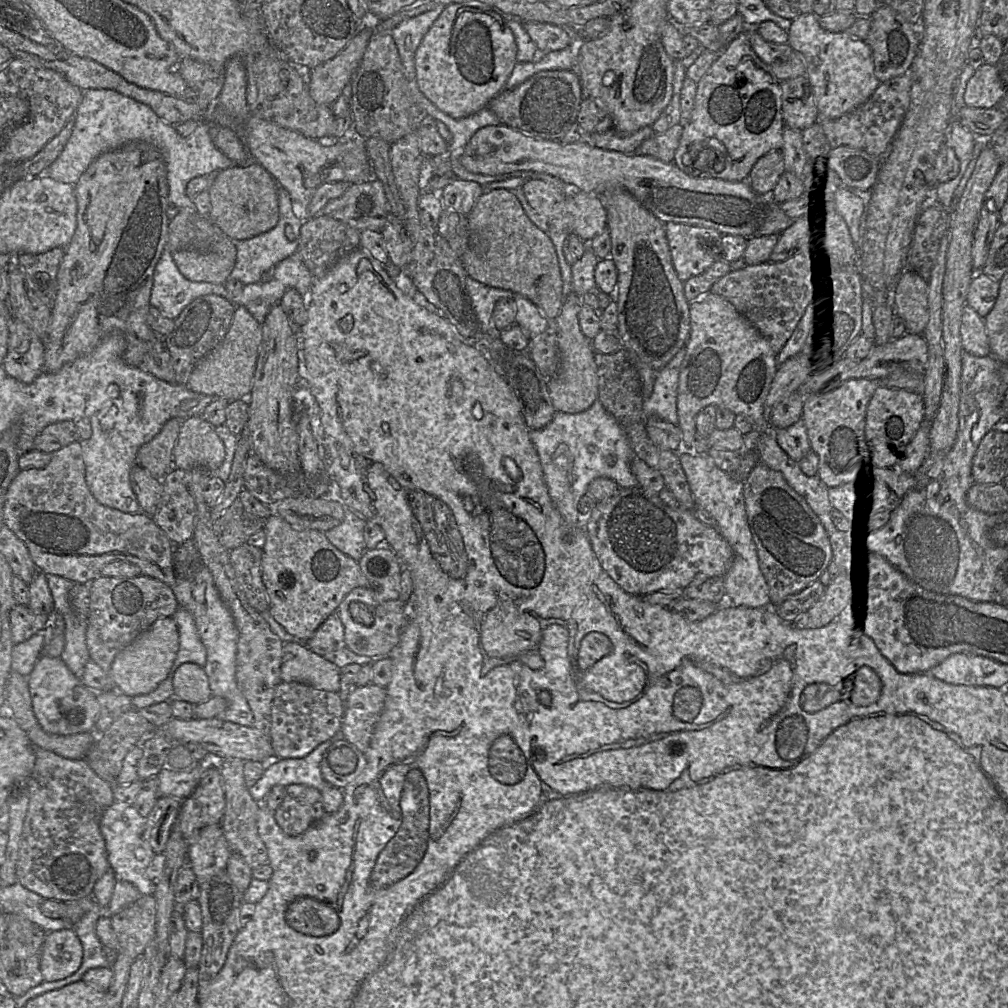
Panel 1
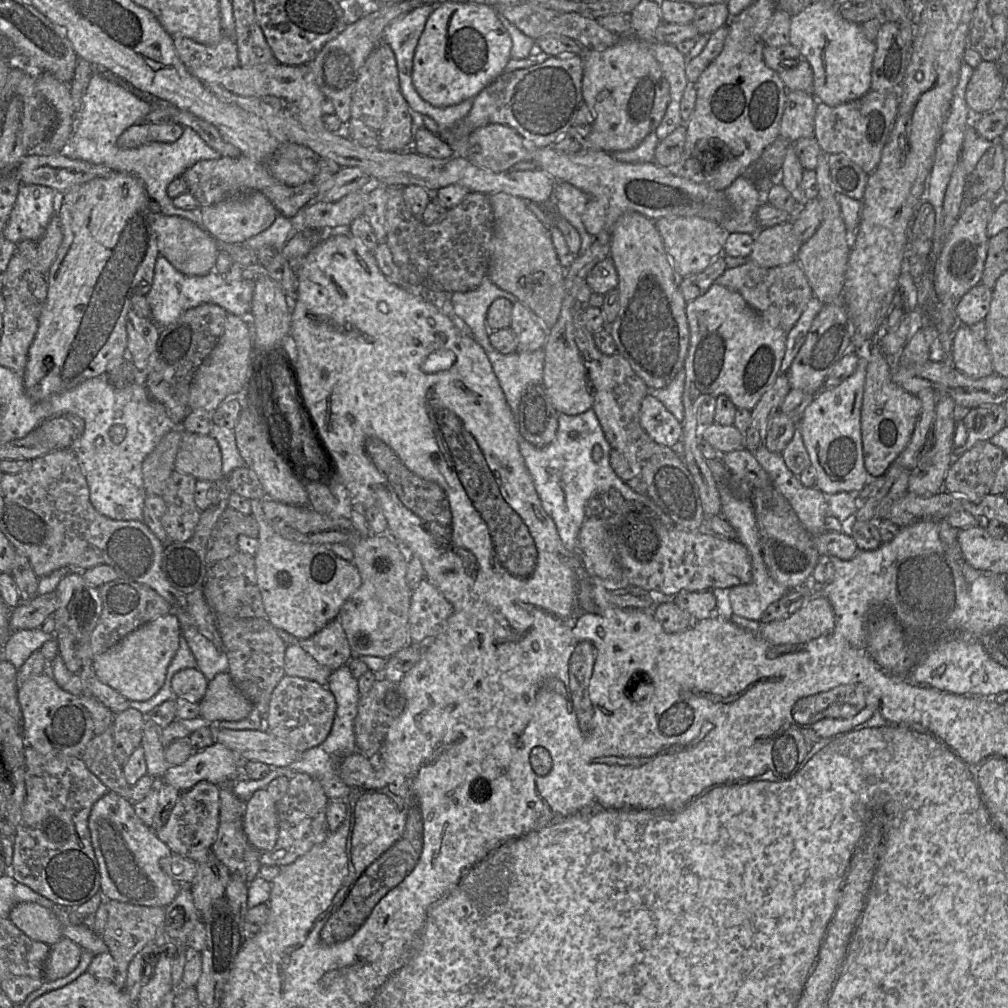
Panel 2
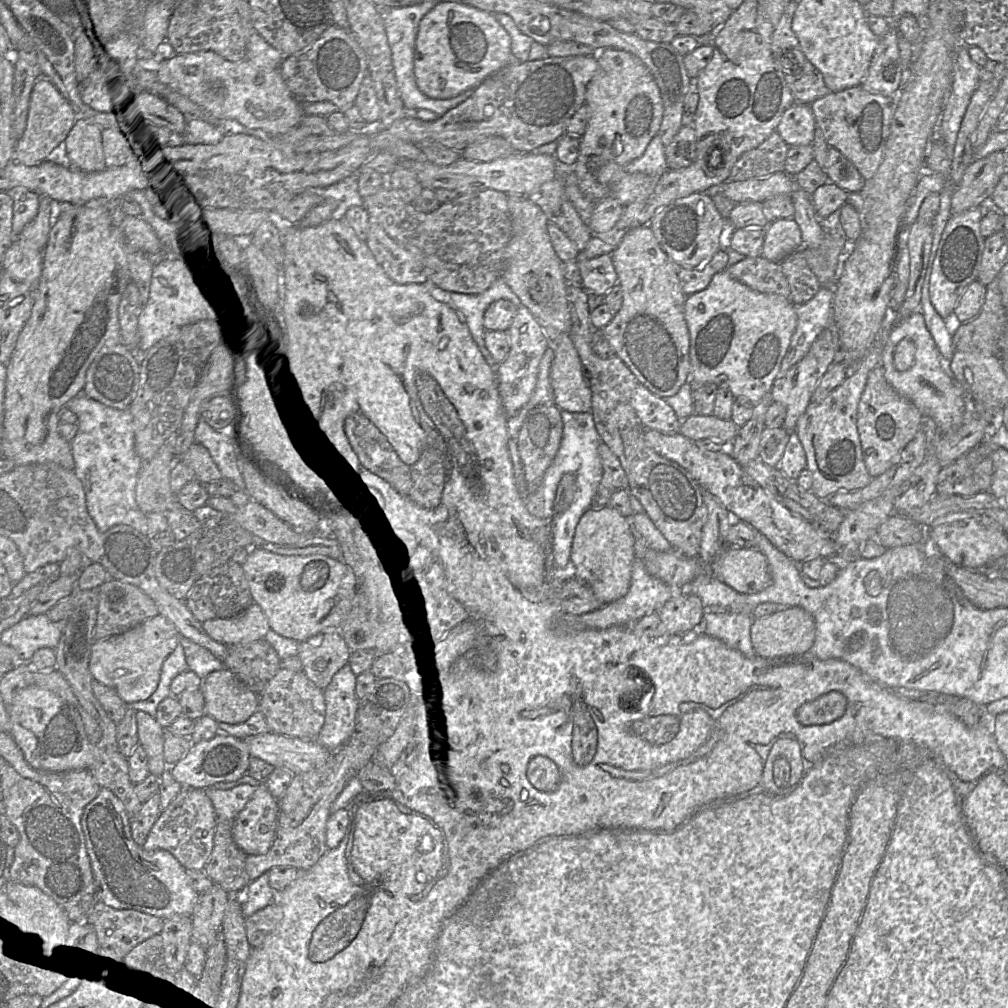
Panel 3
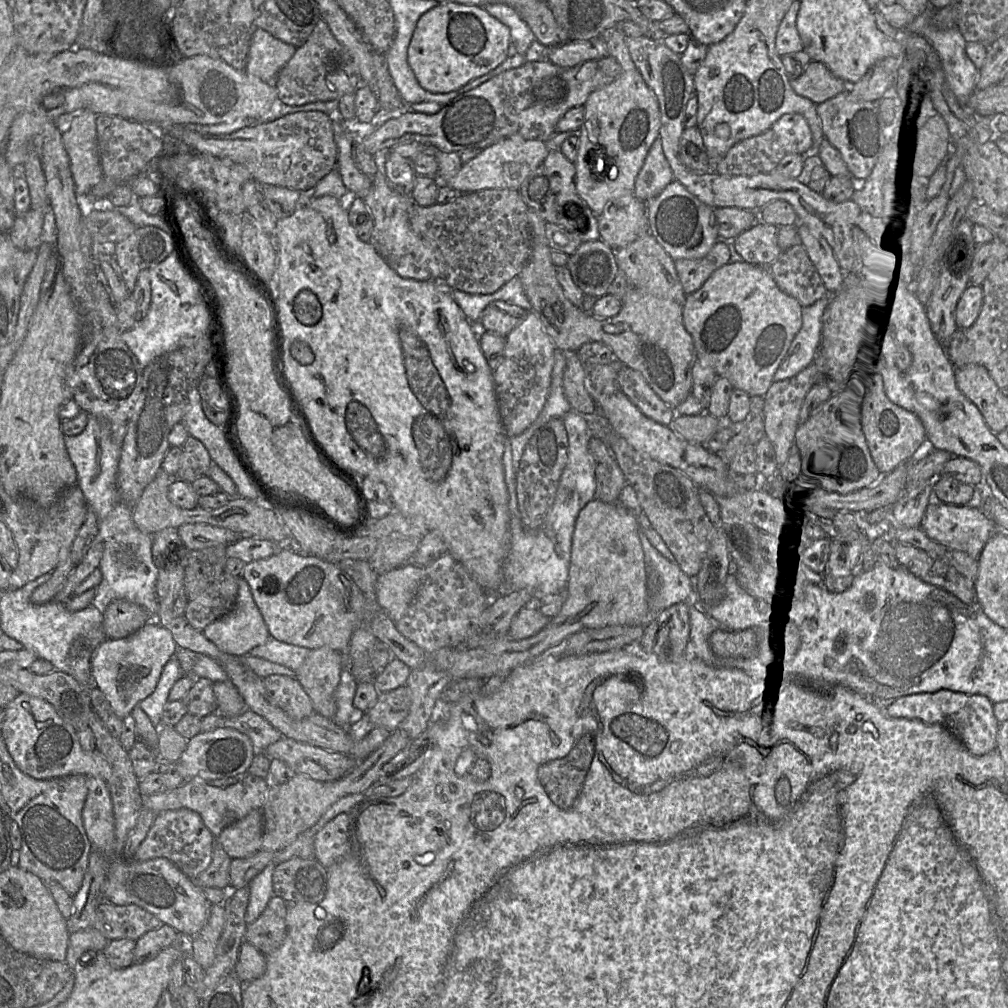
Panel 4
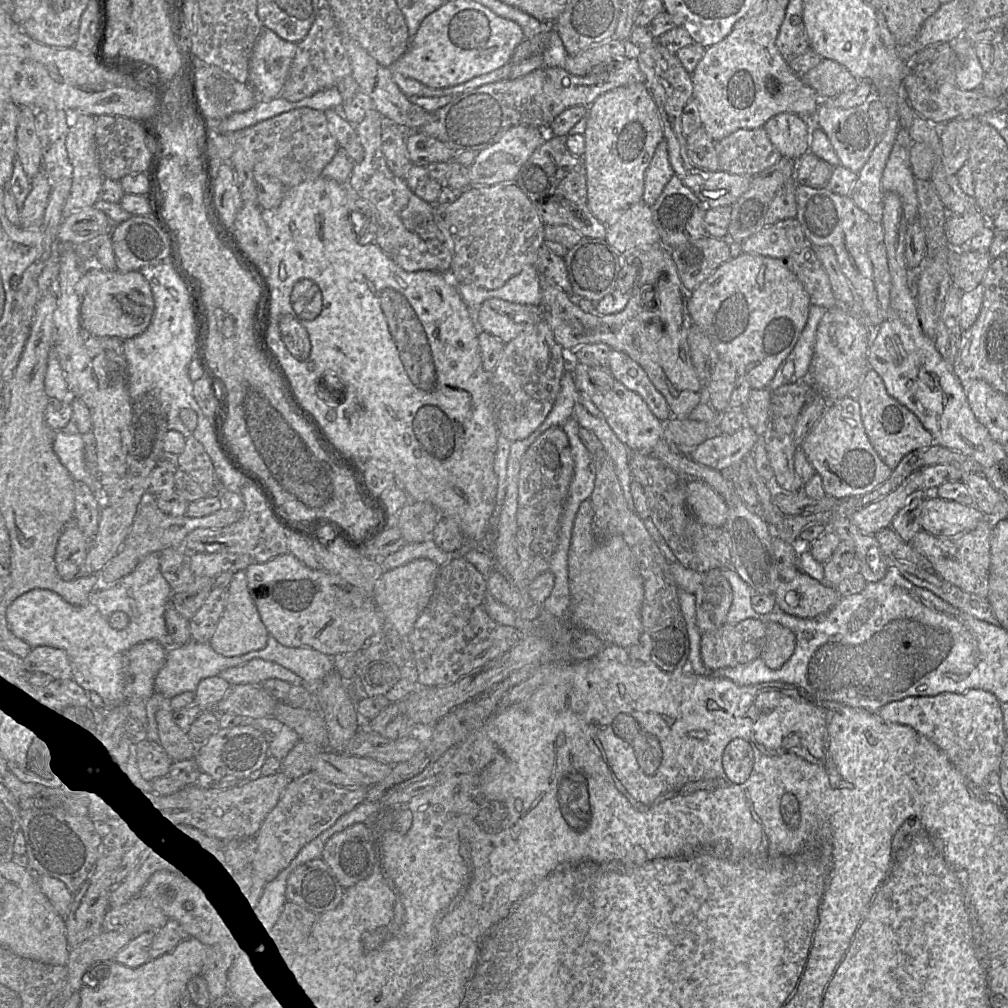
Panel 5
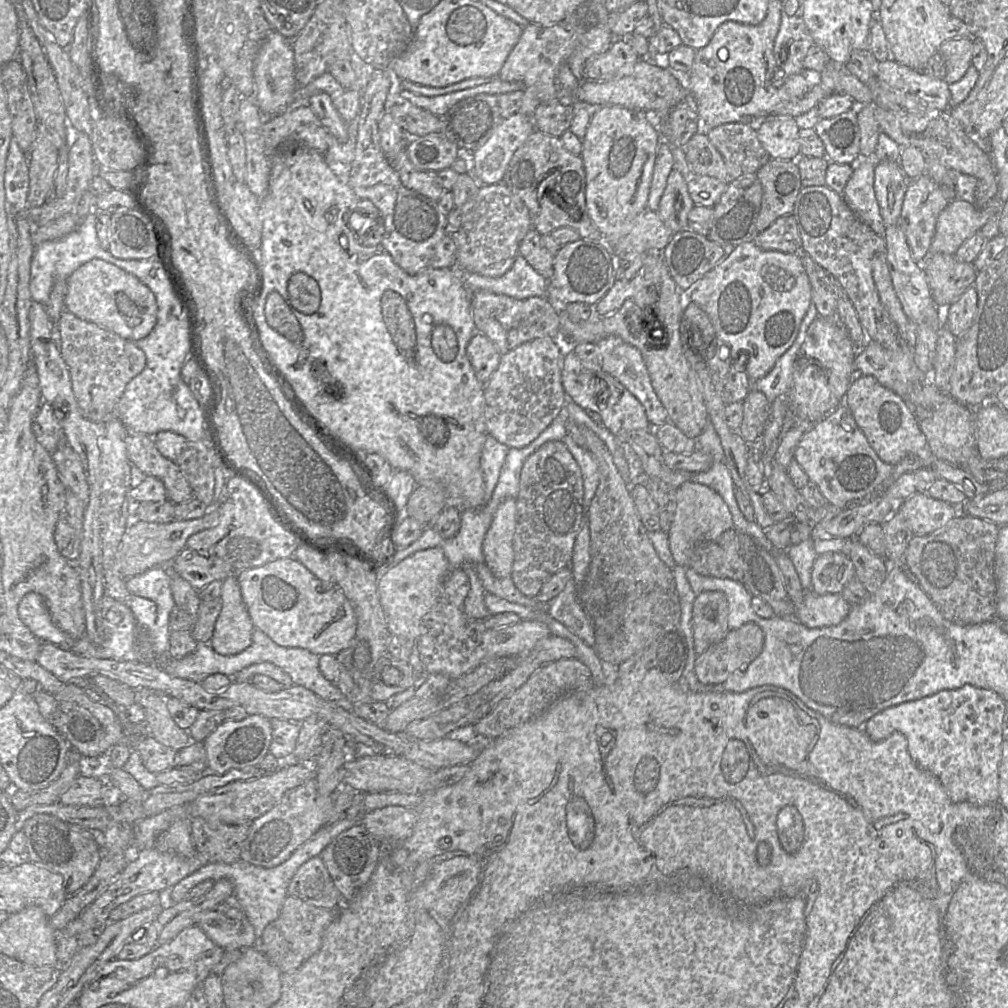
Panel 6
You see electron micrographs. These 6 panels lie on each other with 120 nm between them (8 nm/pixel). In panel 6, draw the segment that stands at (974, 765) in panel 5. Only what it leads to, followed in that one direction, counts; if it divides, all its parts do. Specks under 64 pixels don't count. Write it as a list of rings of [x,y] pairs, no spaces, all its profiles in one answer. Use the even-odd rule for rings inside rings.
[[[964,685],[888,707],[871,717],[862,728],[873,742],[880,742],[894,732],[900,732],[907,739],[908,752],[914,762],[937,777],[952,801],[983,806],[999,800],[999,765],[1005,709],[1006,701],[995,691]]]

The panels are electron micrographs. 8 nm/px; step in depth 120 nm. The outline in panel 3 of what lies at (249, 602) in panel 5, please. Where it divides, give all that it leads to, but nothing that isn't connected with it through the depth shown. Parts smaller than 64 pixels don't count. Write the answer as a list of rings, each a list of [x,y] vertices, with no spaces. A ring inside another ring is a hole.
[[[255,602],[238,616],[207,620],[202,627],[211,639],[226,646],[264,639],[270,630],[267,617]]]

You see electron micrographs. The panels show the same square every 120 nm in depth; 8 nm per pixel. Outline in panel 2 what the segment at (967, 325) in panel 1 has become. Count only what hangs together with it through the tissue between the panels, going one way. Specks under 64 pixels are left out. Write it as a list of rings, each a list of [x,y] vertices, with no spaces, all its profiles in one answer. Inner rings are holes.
[[[960,324],[956,330],[952,343],[951,363],[956,370],[973,379],[995,373],[985,339],[975,337],[970,326]]]

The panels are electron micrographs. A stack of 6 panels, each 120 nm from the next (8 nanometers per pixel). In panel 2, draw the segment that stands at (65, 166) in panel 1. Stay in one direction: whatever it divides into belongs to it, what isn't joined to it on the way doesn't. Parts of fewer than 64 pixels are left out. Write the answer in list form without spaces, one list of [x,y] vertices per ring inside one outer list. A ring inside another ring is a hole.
[[[96,70],[84,94],[80,113],[75,115],[73,134],[60,153],[71,159],[104,165],[112,171],[135,175],[143,182],[149,199],[159,204],[161,214],[185,218],[202,225],[201,208],[195,211],[176,208],[167,194],[167,187],[196,162],[218,159],[221,155],[190,128],[184,128],[182,136],[171,144],[151,143],[136,148],[119,147],[117,144],[119,136],[131,126],[143,123],[150,110],[151,104],[148,101],[137,97]]]

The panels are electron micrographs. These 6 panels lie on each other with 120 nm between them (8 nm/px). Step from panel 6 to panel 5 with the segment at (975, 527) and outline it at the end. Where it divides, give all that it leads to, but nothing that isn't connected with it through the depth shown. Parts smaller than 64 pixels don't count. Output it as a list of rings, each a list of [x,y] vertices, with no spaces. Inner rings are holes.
[[[986,517],[974,530],[952,537],[939,537],[921,529],[911,540],[912,547],[930,563],[931,570],[961,590],[987,598],[990,568],[990,536],[994,521]]]

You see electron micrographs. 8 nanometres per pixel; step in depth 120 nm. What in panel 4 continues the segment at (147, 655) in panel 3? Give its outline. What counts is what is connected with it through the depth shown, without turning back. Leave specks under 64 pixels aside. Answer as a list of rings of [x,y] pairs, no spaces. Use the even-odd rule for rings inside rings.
[[[157,620],[147,622],[126,638],[106,639],[96,647],[91,657],[93,686],[104,693],[114,713],[123,720],[154,692],[164,666],[177,649],[171,632]]]

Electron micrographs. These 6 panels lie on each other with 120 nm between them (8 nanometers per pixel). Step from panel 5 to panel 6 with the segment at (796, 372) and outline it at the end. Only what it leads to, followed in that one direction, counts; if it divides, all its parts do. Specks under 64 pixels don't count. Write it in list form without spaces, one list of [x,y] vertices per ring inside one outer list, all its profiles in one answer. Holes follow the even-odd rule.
[[[812,303],[803,318],[794,343],[776,361],[773,368],[762,378],[752,381],[751,389],[762,392],[771,403],[780,395],[786,395],[792,382],[793,364],[803,344],[809,326],[818,317],[816,306]]]

